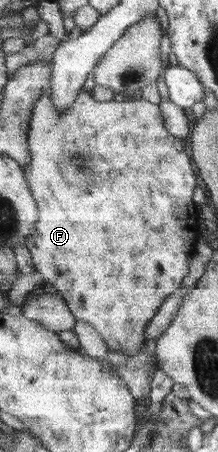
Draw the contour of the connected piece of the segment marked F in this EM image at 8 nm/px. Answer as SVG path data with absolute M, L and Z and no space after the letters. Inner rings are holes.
M83 87L73 106L64 111L56 107L50 89L49 93L43 93L33 109L30 124L29 143L33 160L31 160L31 166L24 172L37 202L40 219L36 224L36 232L30 234L25 243L31 251L35 269L45 279L48 290L62 295L78 320L84 320L98 330L108 344L109 350L124 352L126 355L137 354L142 349L147 340L146 328L149 323L152 322L165 299L182 288L185 278L189 276L189 258L195 252L195 244L200 236L199 222L197 222L199 208L194 202L197 174L195 174L191 156L185 152L184 140L173 137L172 133L168 132L164 120L164 112L160 104L149 102L141 97L130 97L123 101L98 102L91 92Z

